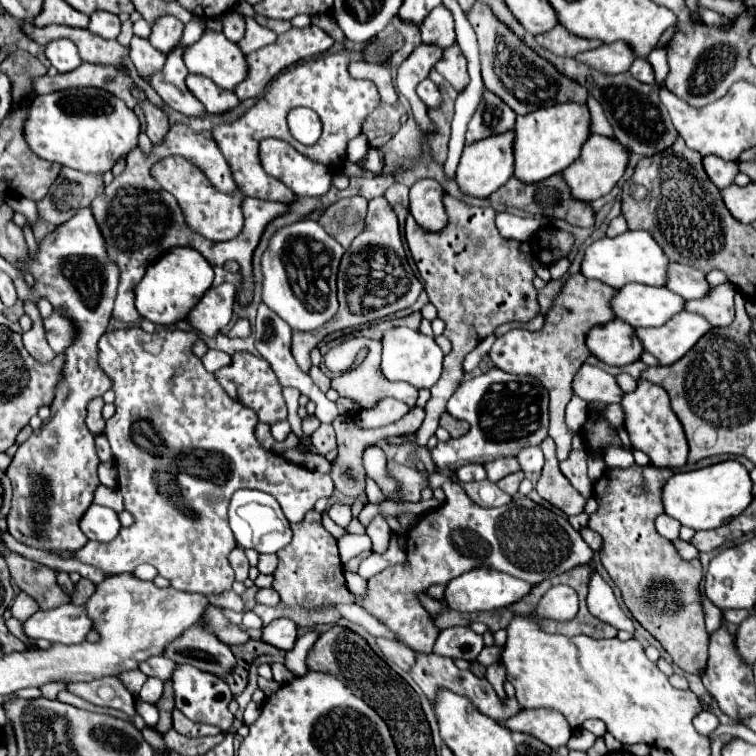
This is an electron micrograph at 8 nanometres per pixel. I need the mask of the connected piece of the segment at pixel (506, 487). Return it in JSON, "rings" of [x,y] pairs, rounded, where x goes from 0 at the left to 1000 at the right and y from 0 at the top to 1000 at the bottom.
{"rings":[[[683,623],[683,626],[661,634],[661,636],[659,636],[659,644],[661,644],[664,649],[669,649],[672,655],[680,655],[680,652],[685,649],[685,642],[688,642],[690,634],[693,634],[693,626],[690,626],[690,623]]]}

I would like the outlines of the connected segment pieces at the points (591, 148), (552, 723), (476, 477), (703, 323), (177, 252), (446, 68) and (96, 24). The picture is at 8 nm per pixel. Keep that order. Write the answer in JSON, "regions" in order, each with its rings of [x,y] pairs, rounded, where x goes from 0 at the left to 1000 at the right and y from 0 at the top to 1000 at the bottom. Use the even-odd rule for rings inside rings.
{"regions":[[[[780,179],[780,184],[770,194],[767,210],[762,210],[754,221],[749,221],[749,226],[743,231],[746,231],[749,242],[754,245],[757,258],[762,263],[788,266],[791,261],[810,253],[810,247],[823,237],[828,218],[831,218],[831,200],[823,189],[817,189],[815,184],[807,184],[807,181]]],[[[690,938],[685,948],[669,956],[677,967],[690,967],[717,978],[728,988],[743,988],[751,983],[757,964],[743,943],[733,938]]],[[[614,615],[606,623],[606,631],[611,639],[622,639],[622,636],[638,636],[643,634],[643,623],[638,615]]],[[[902,411],[902,417],[894,417],[876,433],[841,435],[841,440],[857,467],[870,472],[876,483],[889,483],[905,472],[939,435],[942,430],[929,417]]],[[[230,327],[193,356],[193,364],[180,377],[180,409],[190,422],[212,430],[228,430],[251,414],[251,406],[280,380],[280,351],[254,327]]],[[[601,57],[587,65],[585,78],[577,83],[577,94],[603,118],[611,120],[619,112],[619,91],[616,91],[616,75],[608,67],[608,62]]],[[[124,15],[119,20],[116,38],[132,49],[153,52],[153,46],[159,44],[159,25],[156,25],[156,20],[143,17],[143,15]]]]}

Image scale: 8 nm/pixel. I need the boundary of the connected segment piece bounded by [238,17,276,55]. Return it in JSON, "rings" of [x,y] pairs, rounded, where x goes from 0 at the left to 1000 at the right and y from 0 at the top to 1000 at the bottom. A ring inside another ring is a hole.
{"rings":[[[325,22],[325,42],[323,53],[319,53],[315,60],[321,70],[333,70],[333,67],[341,67],[357,57],[365,54],[365,44],[341,33],[336,25]]]}

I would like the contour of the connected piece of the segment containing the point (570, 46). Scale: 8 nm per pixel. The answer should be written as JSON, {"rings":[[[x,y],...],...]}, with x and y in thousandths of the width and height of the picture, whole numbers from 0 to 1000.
{"rings":[[[738,33],[733,36],[730,41],[725,44],[717,44],[709,49],[712,57],[722,65],[728,65],[730,70],[735,73],[743,73],[743,75],[762,75],[765,70],[770,67],[778,67],[778,65],[788,65],[796,60],[796,54],[791,52],[772,52],[772,49],[765,49],[765,46],[757,46],[754,41],[749,41],[749,36]]]}

